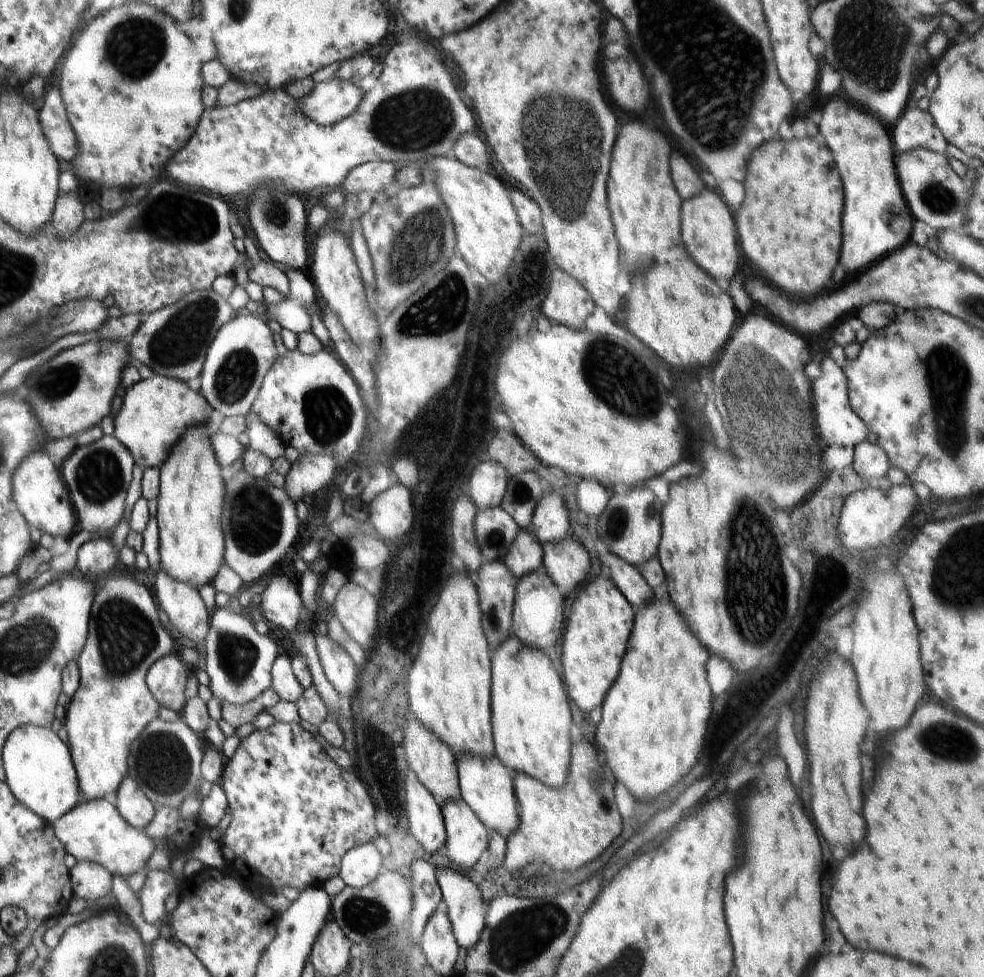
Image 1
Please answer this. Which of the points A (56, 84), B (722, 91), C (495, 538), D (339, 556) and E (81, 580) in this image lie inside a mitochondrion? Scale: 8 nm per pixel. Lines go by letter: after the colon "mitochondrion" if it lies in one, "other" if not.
A: other
B: mitochondrion
C: mitochondrion
D: other
E: other

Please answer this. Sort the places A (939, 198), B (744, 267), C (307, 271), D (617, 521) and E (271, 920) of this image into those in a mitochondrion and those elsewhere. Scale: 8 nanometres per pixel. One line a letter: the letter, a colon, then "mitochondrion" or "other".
A: mitochondrion
B: other
C: other
D: mitochondrion
E: other

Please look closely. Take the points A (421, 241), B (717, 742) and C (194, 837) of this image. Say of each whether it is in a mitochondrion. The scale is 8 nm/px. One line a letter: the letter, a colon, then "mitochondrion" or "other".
A: mitochondrion
B: other
C: other

